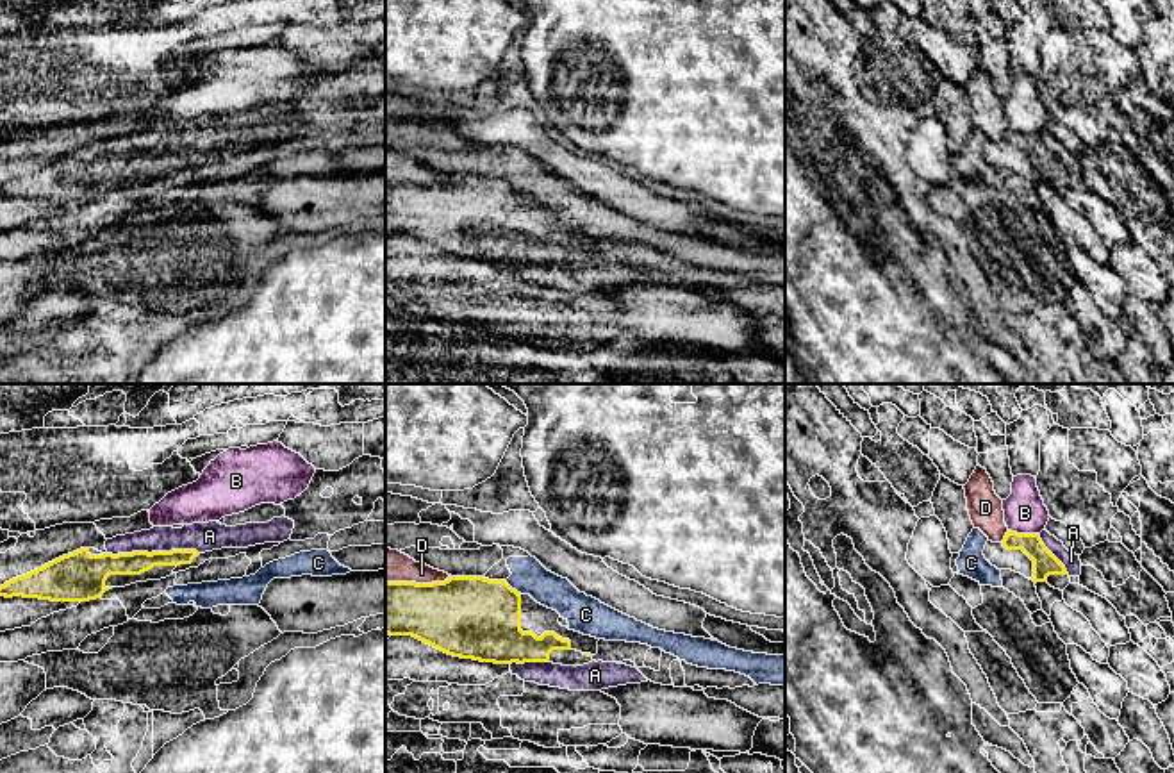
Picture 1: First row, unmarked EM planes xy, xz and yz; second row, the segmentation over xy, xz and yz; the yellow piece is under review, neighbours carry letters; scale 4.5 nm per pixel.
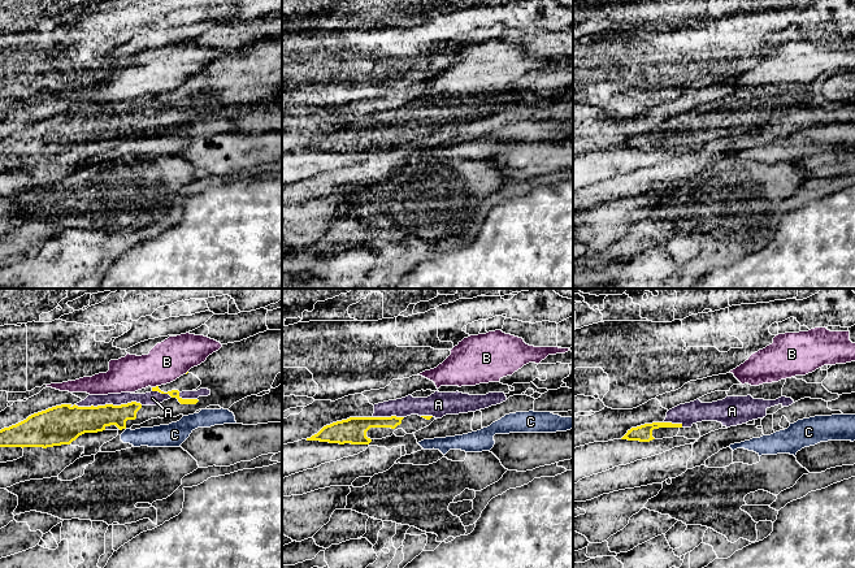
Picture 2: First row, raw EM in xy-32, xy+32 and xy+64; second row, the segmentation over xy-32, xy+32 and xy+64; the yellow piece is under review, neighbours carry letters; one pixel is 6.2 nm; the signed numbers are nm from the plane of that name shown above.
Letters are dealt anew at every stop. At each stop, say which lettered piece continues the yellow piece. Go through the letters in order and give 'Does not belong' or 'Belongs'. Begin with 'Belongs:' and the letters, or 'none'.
Belongs: A
A: Belongs
B: Does not belong
C: Does not belong
D: Does not belong

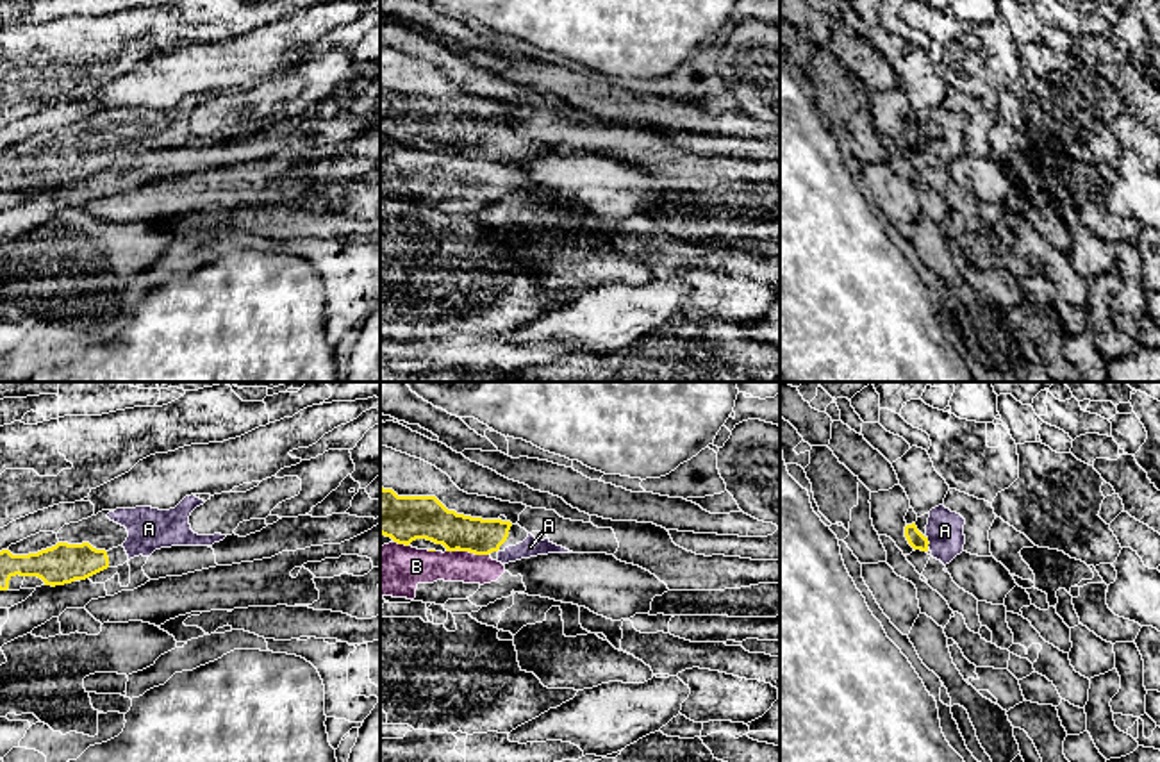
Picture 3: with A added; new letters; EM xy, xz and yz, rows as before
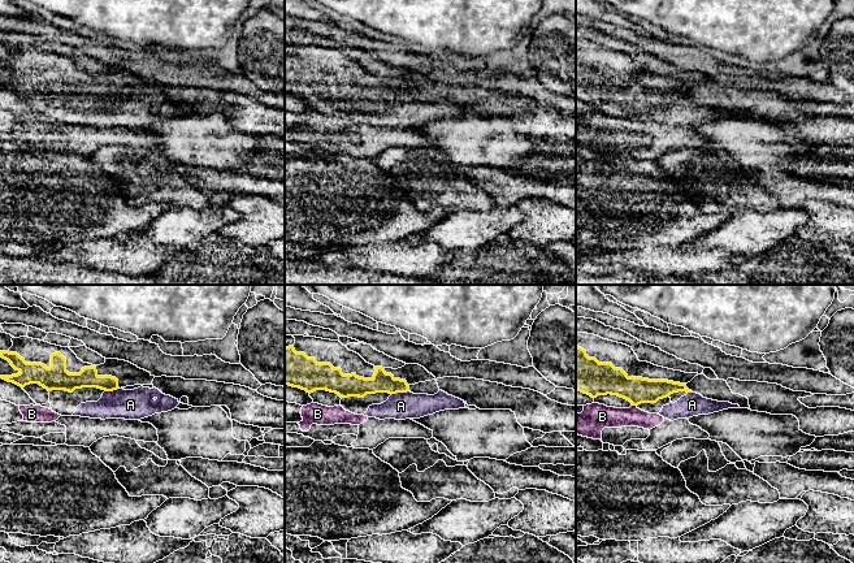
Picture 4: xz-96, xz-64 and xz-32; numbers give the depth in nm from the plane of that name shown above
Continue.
Belongs: A
A: Belongs
B: Does not belong

